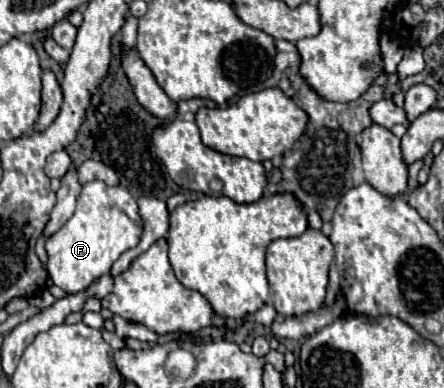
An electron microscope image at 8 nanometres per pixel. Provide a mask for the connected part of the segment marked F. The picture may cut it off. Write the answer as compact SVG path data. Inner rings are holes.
M93 180L83 186L81 196L77 198L77 210L75 214L55 232L47 238L45 250L47 250L47 272L53 284L63 288L65 292L81 292L85 290L93 280L107 274L111 270L111 264L129 248L133 248L139 242L141 236L141 216L135 198L123 188L123 186L107 186L101 180Z

